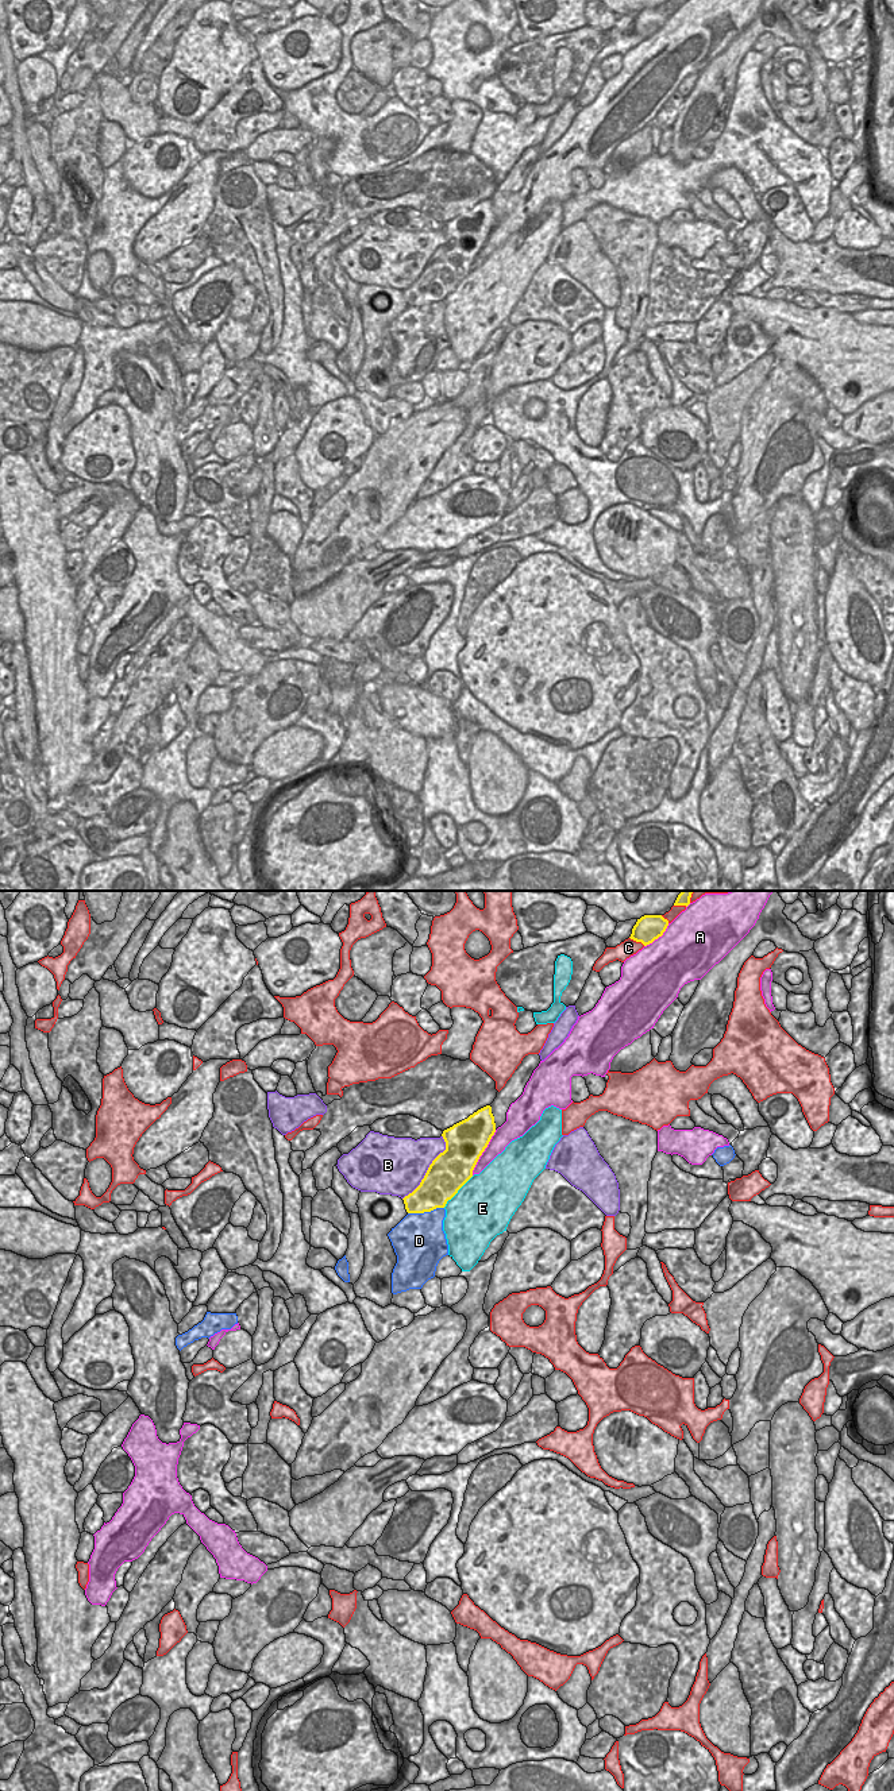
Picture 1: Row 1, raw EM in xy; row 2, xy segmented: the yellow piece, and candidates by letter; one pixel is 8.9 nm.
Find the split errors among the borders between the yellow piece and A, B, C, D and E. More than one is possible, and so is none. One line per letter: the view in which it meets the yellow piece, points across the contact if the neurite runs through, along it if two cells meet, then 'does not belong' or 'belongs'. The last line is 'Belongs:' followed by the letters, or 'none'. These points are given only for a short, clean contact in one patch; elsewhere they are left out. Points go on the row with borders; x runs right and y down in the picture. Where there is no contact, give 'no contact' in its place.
A: xy | does not belong
B: xy | does not belong
C: xy | does not belong
D: xy | does not belong
E: xy | does not belong
Belongs: none

